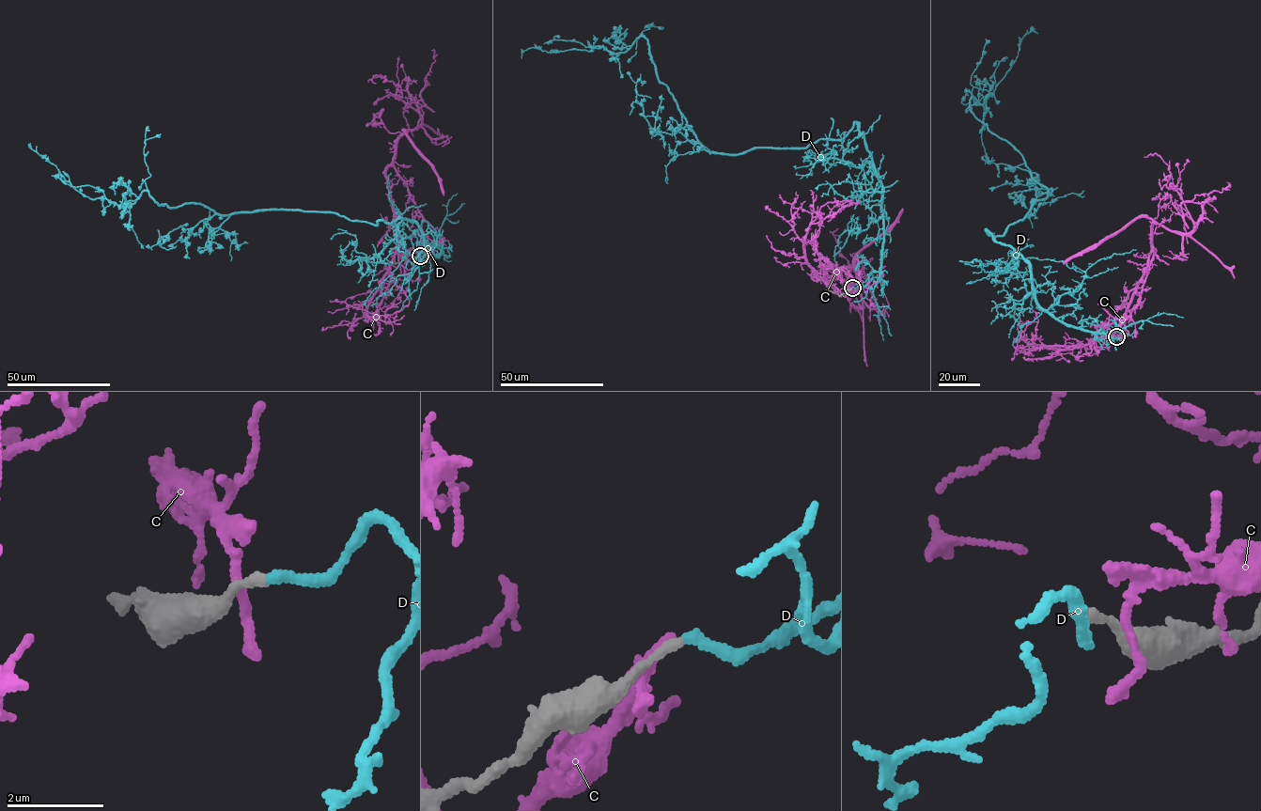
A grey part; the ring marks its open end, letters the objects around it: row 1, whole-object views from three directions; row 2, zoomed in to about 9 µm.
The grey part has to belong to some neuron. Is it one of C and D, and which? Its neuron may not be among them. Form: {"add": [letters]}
{"add": ["D"]}

